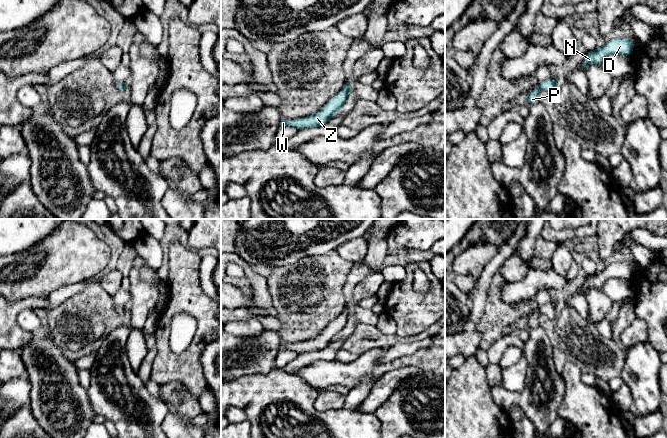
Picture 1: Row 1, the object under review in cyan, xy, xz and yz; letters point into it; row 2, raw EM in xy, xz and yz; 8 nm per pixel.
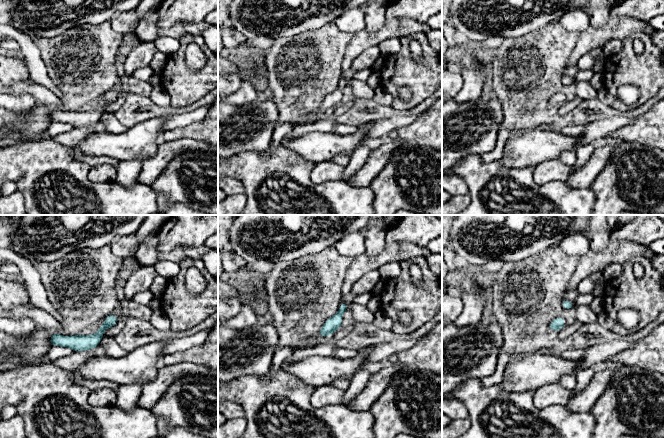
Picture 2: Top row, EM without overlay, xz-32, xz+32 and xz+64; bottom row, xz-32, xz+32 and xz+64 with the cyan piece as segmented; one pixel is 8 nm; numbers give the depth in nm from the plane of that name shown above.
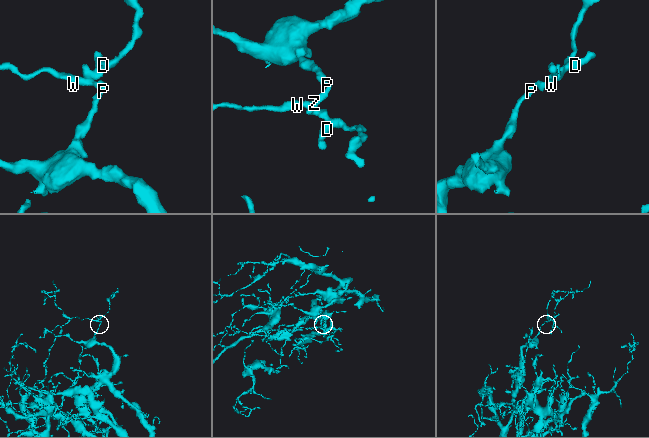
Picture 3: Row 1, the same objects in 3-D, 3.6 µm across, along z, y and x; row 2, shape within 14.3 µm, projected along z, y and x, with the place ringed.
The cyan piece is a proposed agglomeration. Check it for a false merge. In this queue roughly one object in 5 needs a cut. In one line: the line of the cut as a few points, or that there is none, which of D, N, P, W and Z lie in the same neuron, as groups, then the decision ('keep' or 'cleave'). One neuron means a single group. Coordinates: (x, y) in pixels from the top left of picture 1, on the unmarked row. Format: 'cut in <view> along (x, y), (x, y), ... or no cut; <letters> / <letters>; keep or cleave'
no cut; D N P W Z; keep

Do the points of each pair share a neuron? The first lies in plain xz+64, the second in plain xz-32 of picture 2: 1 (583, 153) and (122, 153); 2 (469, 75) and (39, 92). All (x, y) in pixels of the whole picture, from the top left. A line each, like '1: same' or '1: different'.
1: different
2: different

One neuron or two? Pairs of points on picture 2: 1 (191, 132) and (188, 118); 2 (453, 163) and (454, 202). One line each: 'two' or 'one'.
1: two
2: two

